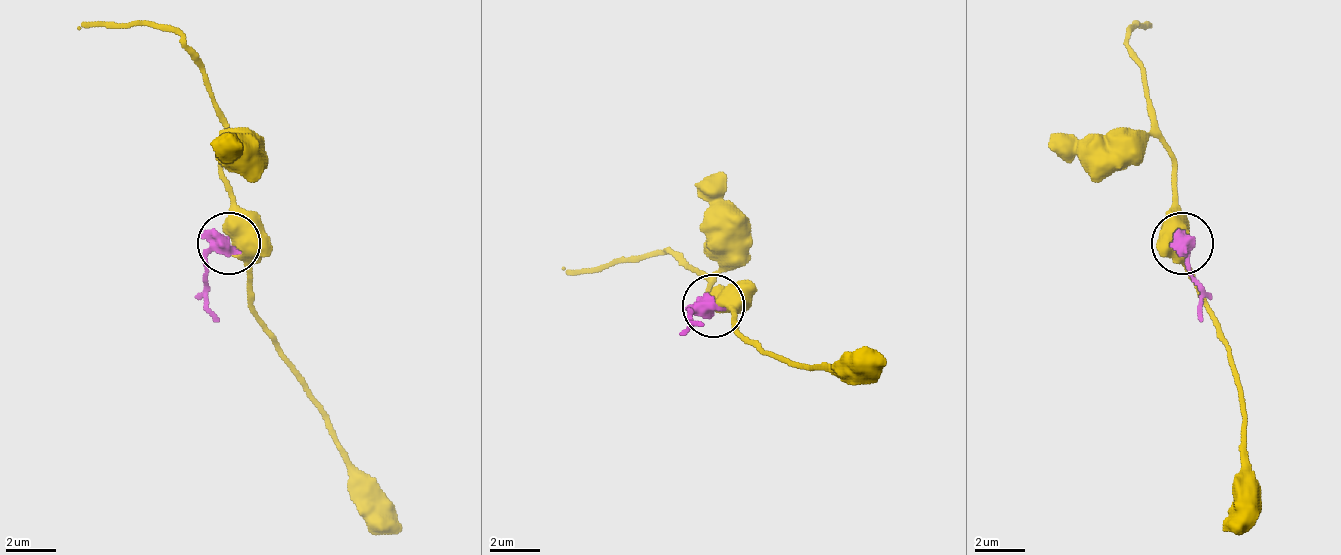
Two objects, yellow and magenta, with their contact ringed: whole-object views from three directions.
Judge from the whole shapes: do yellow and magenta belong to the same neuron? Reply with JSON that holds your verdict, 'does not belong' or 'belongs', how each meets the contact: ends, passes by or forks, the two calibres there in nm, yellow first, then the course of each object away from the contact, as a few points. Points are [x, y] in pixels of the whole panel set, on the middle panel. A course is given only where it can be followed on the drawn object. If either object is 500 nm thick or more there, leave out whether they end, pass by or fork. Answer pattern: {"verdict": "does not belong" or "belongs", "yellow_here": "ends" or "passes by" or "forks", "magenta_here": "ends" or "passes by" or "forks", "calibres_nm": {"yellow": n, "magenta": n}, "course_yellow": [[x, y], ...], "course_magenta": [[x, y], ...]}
{"verdict": "does not belong", "calibres_nm": {"yellow": 550, "magenta": 600}, "course_yellow": [[715, 307], [733, 313], [758, 351], [808, 370], [833, 370], [883, 357]], "course_magenta": [[715, 307], [690, 313], [690, 326], [702, 320]]}

